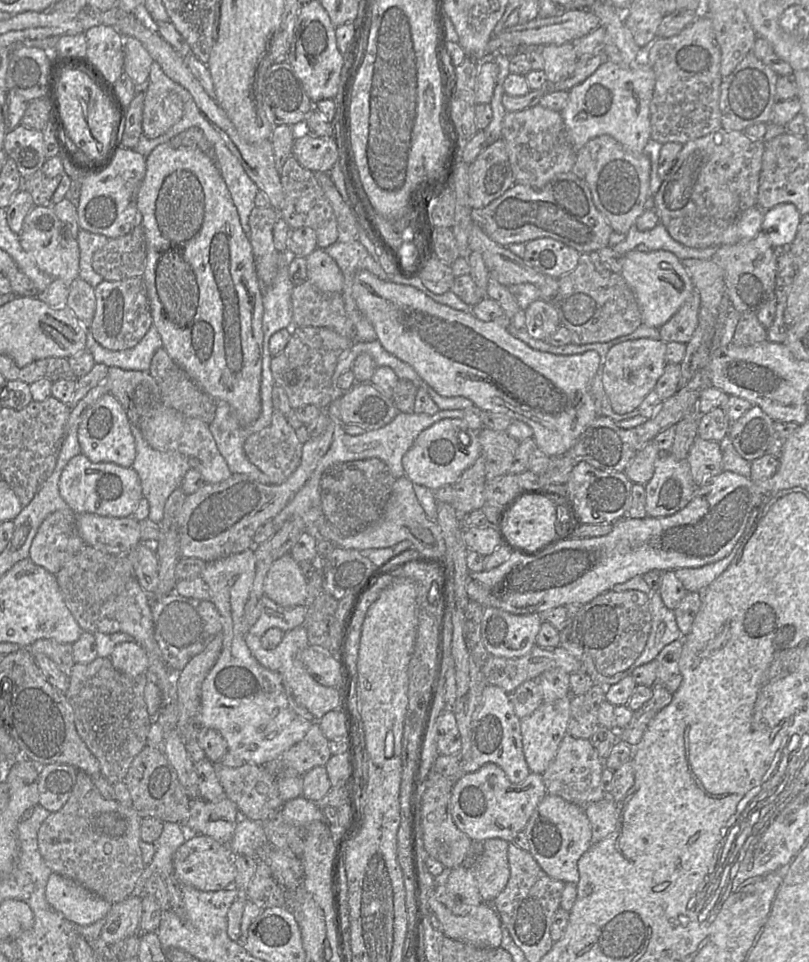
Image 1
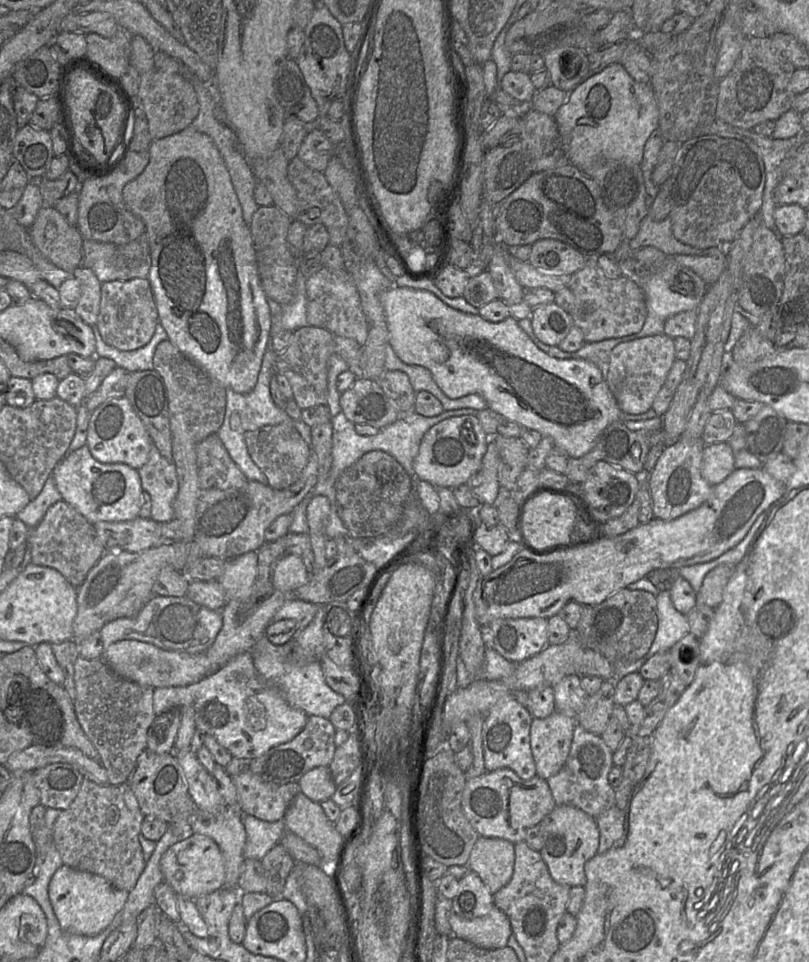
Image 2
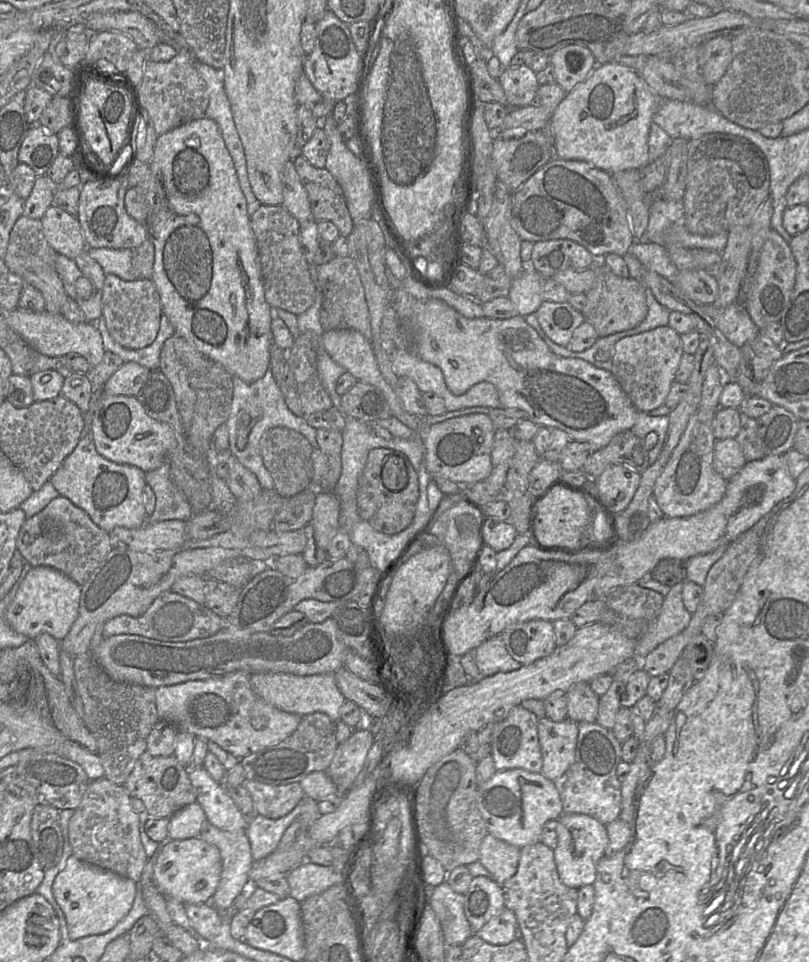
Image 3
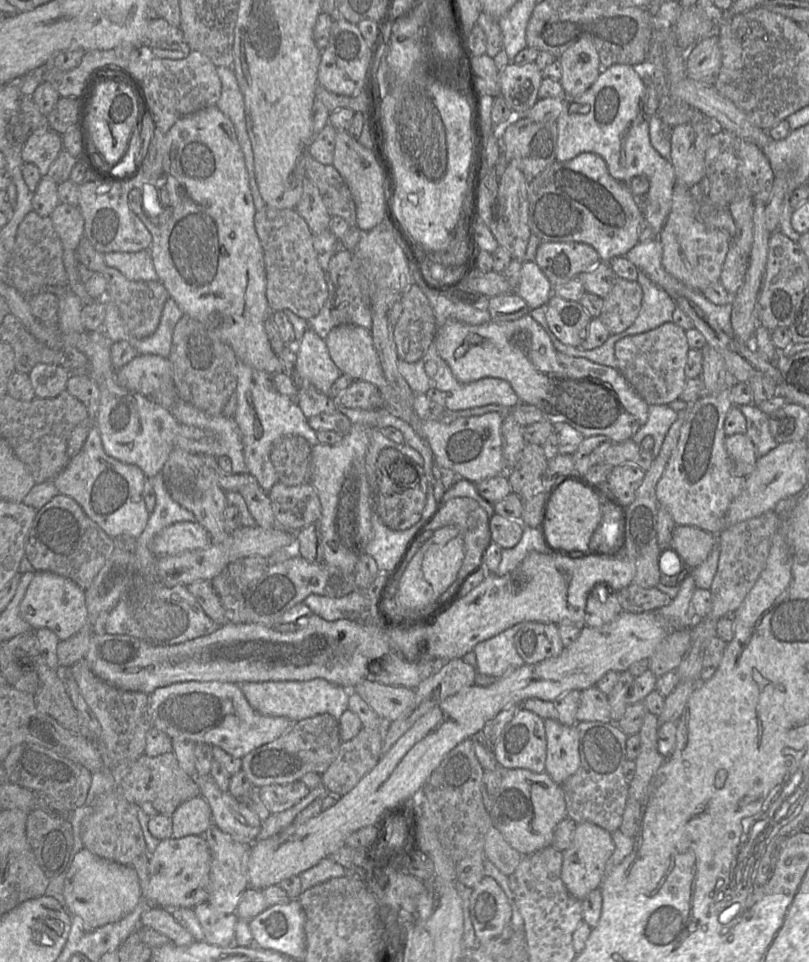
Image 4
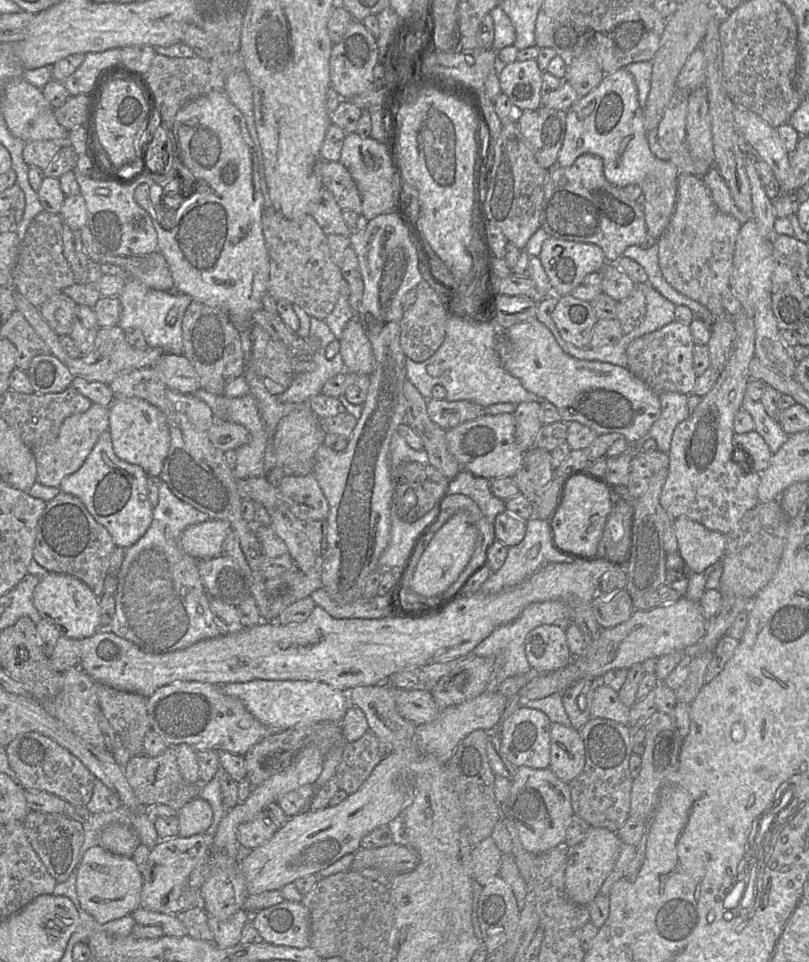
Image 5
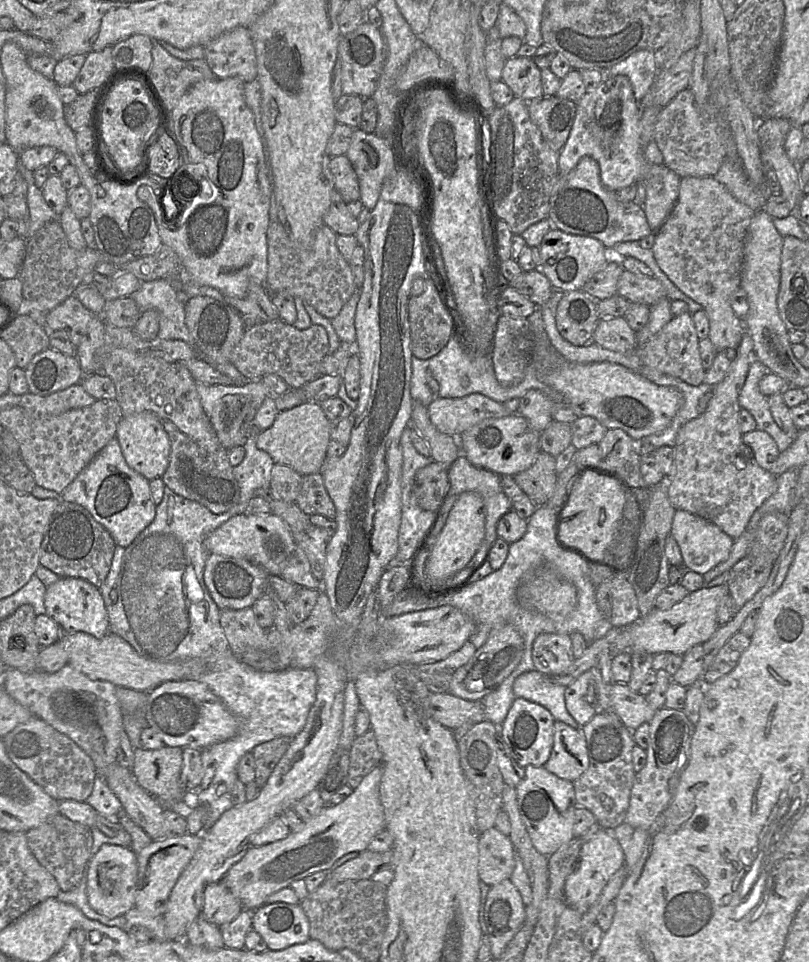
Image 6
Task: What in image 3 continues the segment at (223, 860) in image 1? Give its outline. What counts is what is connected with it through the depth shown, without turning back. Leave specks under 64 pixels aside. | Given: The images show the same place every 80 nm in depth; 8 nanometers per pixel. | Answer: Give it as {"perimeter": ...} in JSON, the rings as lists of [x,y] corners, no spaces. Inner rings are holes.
{"perimeter":[[[199,837],[168,839],[160,846],[154,865],[154,881],[166,898],[185,904],[209,903],[221,878],[222,860],[219,849]]]}

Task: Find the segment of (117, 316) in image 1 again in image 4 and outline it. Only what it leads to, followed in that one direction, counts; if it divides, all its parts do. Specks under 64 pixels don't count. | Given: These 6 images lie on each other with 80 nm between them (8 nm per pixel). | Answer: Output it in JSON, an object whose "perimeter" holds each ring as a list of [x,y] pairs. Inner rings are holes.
{"perimeter":[[[106,266],[102,271],[107,280],[106,302],[114,303],[131,337],[147,338],[157,330],[169,294],[159,281],[130,281],[119,270]]]}

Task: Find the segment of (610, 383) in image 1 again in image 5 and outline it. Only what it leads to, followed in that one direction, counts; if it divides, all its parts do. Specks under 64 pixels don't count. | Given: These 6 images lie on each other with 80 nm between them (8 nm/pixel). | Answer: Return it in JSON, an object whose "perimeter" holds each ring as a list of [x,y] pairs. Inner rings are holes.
{"perimeter":[[[674,320],[629,343],[626,348],[627,368],[658,396],[666,392],[690,394],[698,377],[693,369],[694,346],[690,325]]]}

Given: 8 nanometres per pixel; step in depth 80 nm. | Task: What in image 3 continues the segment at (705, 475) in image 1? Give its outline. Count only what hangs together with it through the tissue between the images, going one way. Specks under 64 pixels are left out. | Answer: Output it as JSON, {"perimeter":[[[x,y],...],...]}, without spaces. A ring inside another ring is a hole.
{"perimeter":[[[735,438],[718,439],[714,445],[713,467],[725,480],[730,480],[747,463]]]}

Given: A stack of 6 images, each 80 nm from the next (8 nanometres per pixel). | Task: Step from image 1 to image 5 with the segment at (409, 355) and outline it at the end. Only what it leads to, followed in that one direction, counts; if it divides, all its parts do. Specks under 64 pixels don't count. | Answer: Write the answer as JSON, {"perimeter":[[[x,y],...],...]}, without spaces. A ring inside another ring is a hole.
{"perimeter":[[[537,318],[527,319],[497,333],[496,352],[502,367],[518,378],[523,387],[541,401],[553,404],[563,422],[579,422],[598,435],[618,433],[631,444],[645,435],[661,412],[659,396],[627,367],[599,361],[580,360],[567,354],[556,342],[551,331]]]}

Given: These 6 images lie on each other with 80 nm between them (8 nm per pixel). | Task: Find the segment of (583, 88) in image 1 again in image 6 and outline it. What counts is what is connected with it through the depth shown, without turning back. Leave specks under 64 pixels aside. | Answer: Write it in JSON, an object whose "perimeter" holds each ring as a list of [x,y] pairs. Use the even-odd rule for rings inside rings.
{"perimeter":[[[625,75],[605,77],[596,89],[586,92],[576,104],[573,126],[559,152],[560,175],[574,169],[584,156],[590,156],[598,162],[601,181],[608,190],[616,192],[631,184],[643,183],[646,218],[652,231],[657,231],[677,201],[680,177],[664,164],[656,165],[646,159],[640,142],[642,107],[635,99],[629,78]]]}

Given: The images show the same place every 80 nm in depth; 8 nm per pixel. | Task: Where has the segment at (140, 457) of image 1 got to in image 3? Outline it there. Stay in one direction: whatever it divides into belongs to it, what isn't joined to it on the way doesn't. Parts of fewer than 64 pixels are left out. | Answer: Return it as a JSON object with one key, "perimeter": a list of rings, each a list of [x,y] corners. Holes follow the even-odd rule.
{"perimeter":[[[165,462],[155,470],[146,472],[145,481],[156,497],[155,509],[148,517],[147,522],[188,521],[193,516],[191,505],[170,477],[169,462]]]}

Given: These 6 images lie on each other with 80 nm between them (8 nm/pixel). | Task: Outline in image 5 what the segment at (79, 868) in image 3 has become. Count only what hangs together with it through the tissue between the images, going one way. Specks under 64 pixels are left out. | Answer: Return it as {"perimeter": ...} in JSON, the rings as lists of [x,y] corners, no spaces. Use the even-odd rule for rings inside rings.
{"perimeter":[[[95,846],[81,856],[76,870],[76,891],[81,907],[99,924],[132,914],[141,906],[142,874],[133,858]]]}

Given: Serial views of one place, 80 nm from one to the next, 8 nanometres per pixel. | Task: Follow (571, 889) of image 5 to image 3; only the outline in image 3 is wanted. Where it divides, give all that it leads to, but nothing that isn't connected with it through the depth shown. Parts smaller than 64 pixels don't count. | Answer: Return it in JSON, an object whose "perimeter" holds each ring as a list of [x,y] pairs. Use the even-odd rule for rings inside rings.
{"perimeter":[[[563,813],[557,822],[558,843],[553,853],[560,881],[575,889],[592,885],[596,878],[596,865],[605,856],[609,842],[605,825],[584,814]]]}

